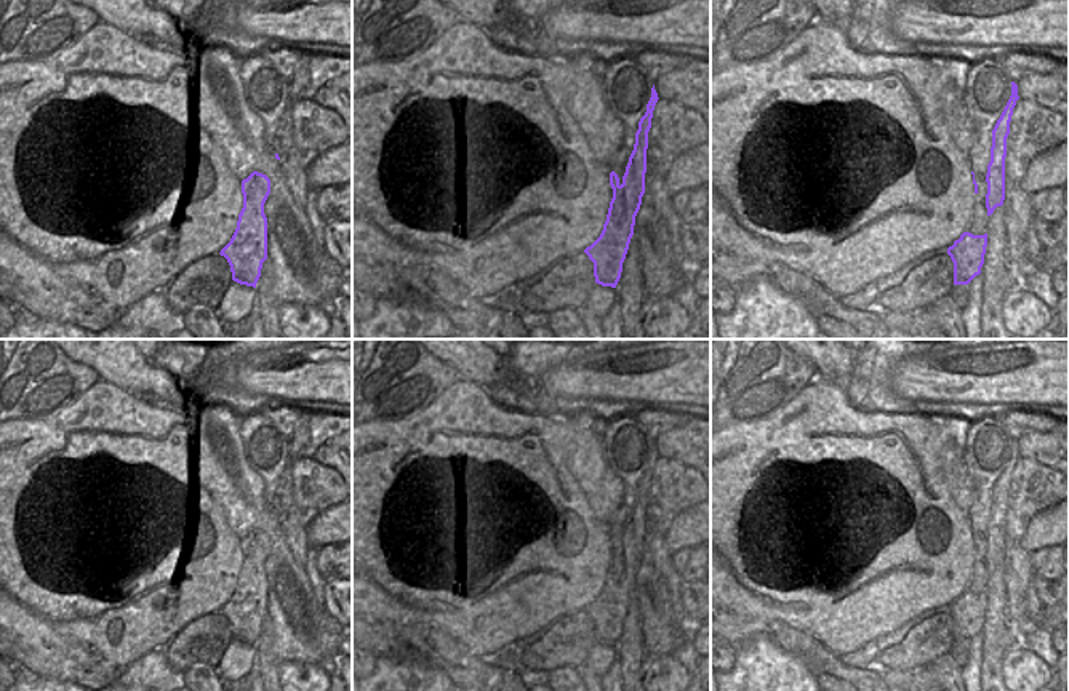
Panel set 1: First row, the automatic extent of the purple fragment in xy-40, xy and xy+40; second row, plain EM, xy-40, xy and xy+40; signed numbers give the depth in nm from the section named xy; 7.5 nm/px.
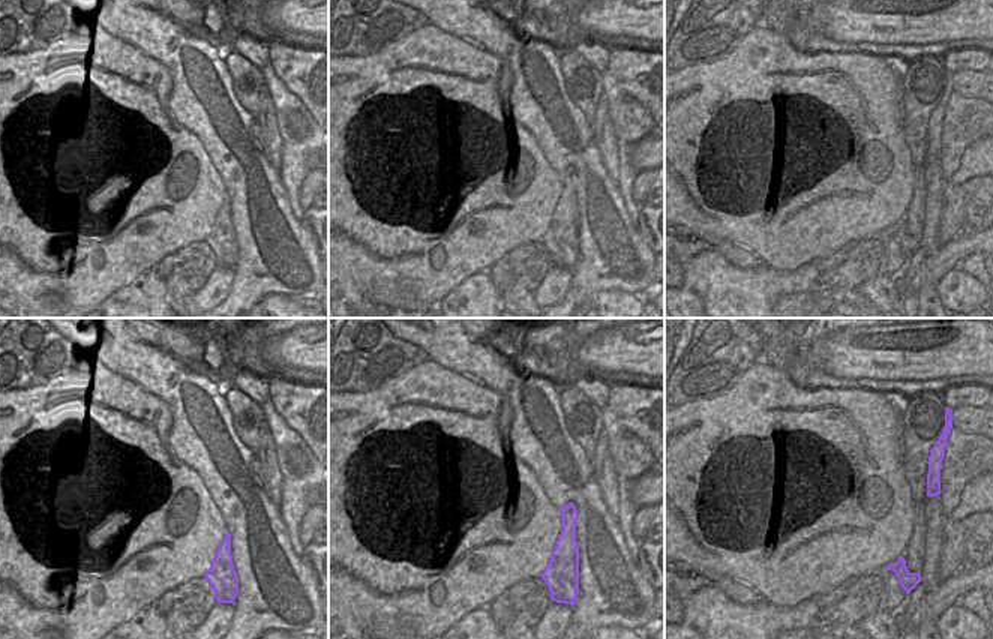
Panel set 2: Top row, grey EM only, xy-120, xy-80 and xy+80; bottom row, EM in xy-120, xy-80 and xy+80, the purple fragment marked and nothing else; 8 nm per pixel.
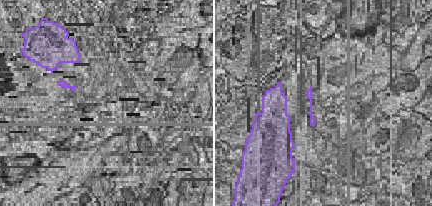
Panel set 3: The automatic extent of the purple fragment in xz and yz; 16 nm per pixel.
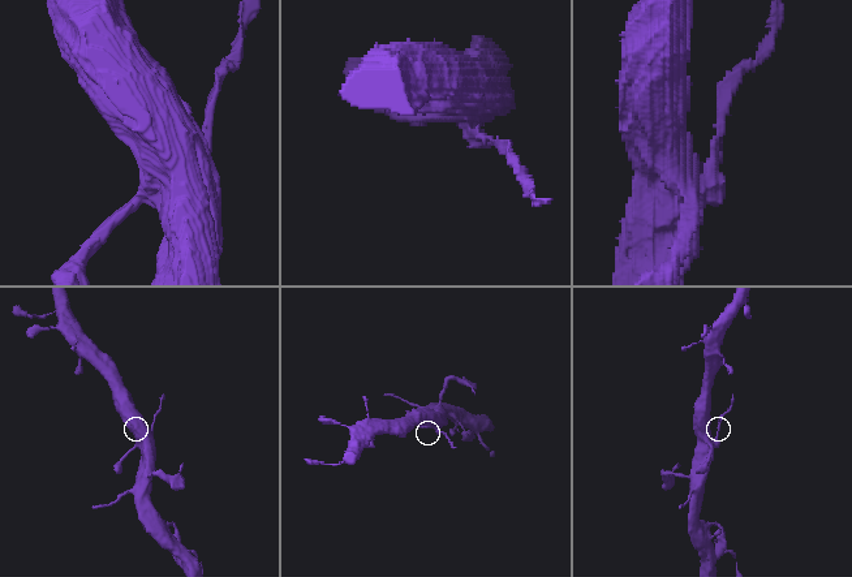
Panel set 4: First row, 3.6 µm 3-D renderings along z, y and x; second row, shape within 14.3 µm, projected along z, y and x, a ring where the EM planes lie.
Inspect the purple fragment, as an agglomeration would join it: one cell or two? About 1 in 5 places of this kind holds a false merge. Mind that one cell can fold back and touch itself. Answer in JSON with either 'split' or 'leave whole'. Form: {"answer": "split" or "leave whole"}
{"answer": "split"}

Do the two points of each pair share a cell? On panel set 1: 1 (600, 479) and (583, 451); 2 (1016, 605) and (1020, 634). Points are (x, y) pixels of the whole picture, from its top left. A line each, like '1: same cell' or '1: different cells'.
1: same cell
2: same cell

